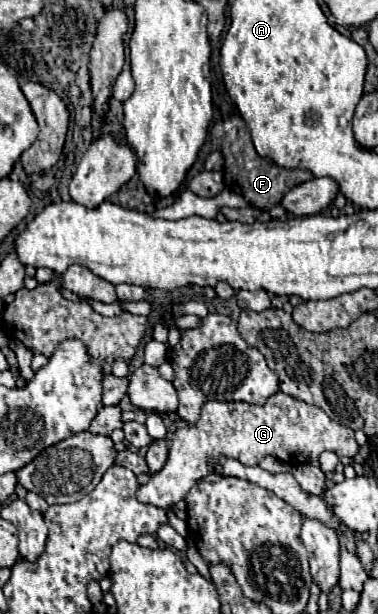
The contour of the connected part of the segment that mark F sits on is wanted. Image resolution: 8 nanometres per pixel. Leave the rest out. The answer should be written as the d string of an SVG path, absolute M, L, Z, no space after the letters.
M231 115L229 119L213 125L211 143L213 143L213 149L221 151L225 157L223 179L225 179L227 189L241 193L249 205L255 205L261 209L271 209L281 203L281 199L287 191L313 179L313 173L307 169L285 169L285 167L277 167L277 165L265 161L263 157L259 157L253 143L251 143L251 135L249 135L245 121L237 115Z

